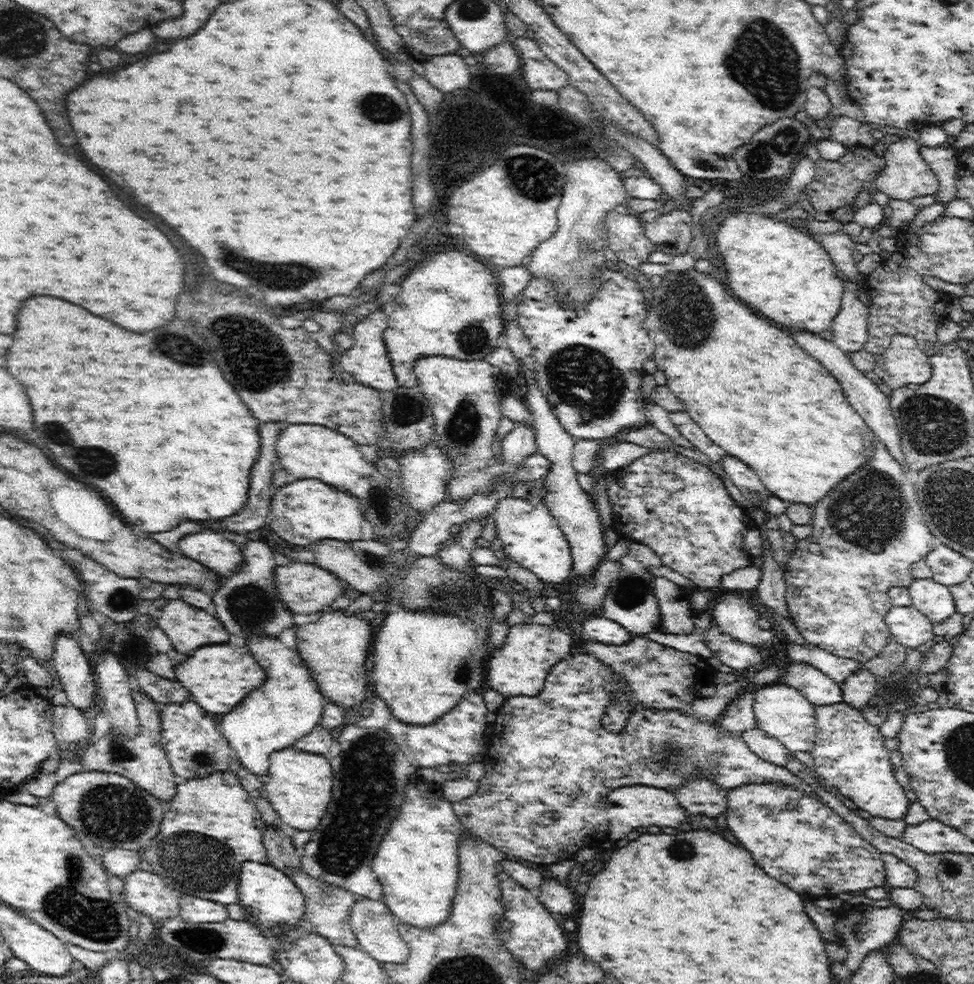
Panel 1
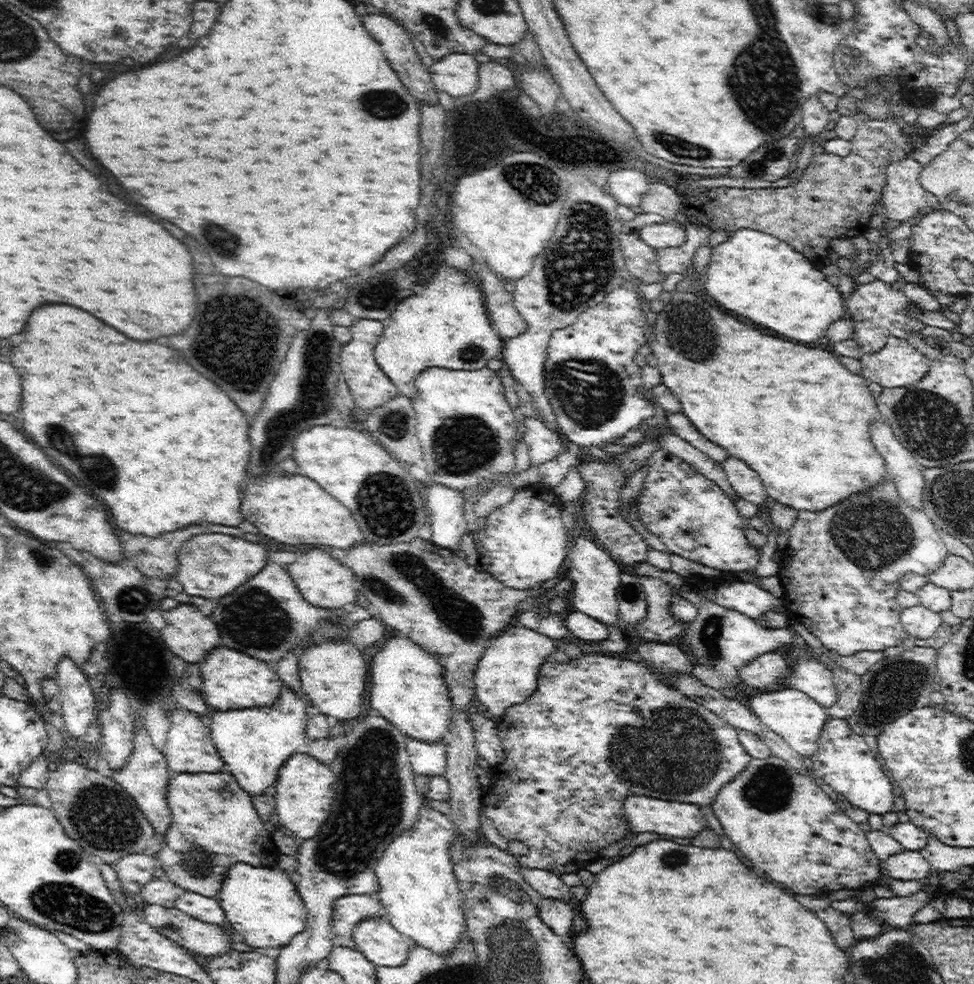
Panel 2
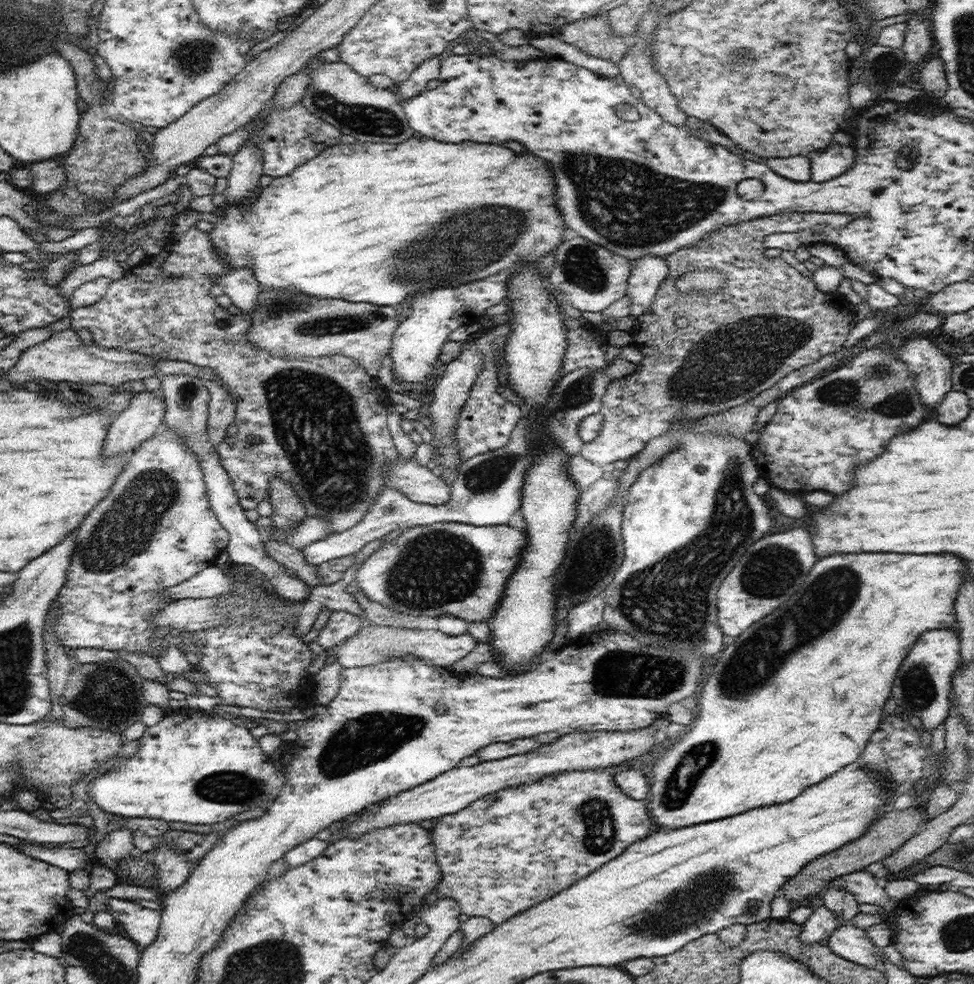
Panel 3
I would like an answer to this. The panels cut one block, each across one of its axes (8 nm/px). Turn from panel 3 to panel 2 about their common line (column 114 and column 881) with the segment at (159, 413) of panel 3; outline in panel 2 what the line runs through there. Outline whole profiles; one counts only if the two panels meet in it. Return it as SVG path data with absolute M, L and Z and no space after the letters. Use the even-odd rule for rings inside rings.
M872 422L872 442L876 450L884 456L890 476L896 480L897 492L904 504L923 510L925 479L922 466L906 448L896 440L892 428L882 422Z

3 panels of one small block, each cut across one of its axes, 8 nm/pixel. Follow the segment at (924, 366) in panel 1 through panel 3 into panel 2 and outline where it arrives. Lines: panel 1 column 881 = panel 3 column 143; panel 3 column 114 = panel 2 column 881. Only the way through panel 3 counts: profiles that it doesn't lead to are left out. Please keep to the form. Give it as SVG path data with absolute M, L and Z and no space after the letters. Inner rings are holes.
M888 337L886 344L872 354L864 353L860 358L861 373L867 380L877 382L883 388L900 388L922 380L929 371L931 360L921 354L906 339Z

